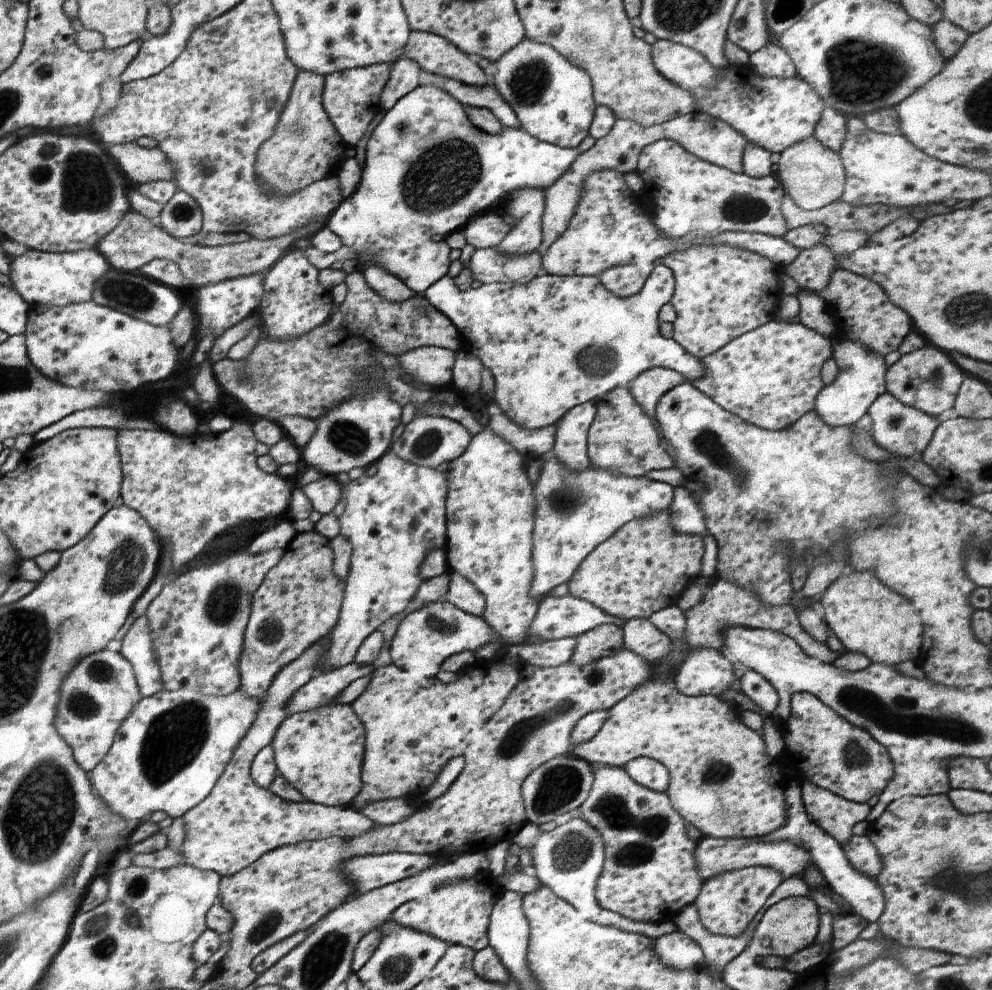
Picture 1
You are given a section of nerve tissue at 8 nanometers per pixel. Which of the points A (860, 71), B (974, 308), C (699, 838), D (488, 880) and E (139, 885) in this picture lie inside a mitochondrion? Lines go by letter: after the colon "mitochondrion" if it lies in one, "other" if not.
A: mitochondrion
B: mitochondrion
C: other
D: other
E: mitochondrion

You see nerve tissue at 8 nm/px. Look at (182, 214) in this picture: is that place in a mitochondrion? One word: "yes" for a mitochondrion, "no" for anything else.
yes

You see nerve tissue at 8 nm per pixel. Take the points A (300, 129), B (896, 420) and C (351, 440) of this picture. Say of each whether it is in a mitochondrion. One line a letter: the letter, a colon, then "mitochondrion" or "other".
A: mitochondrion
B: mitochondrion
C: mitochondrion

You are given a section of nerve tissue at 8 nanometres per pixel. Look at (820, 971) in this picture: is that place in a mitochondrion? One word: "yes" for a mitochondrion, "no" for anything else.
no

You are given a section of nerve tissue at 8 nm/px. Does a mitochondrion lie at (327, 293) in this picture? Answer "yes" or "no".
no

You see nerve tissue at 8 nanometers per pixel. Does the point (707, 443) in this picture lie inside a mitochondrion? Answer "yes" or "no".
yes

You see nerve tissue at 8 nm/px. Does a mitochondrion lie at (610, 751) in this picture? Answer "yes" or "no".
no

